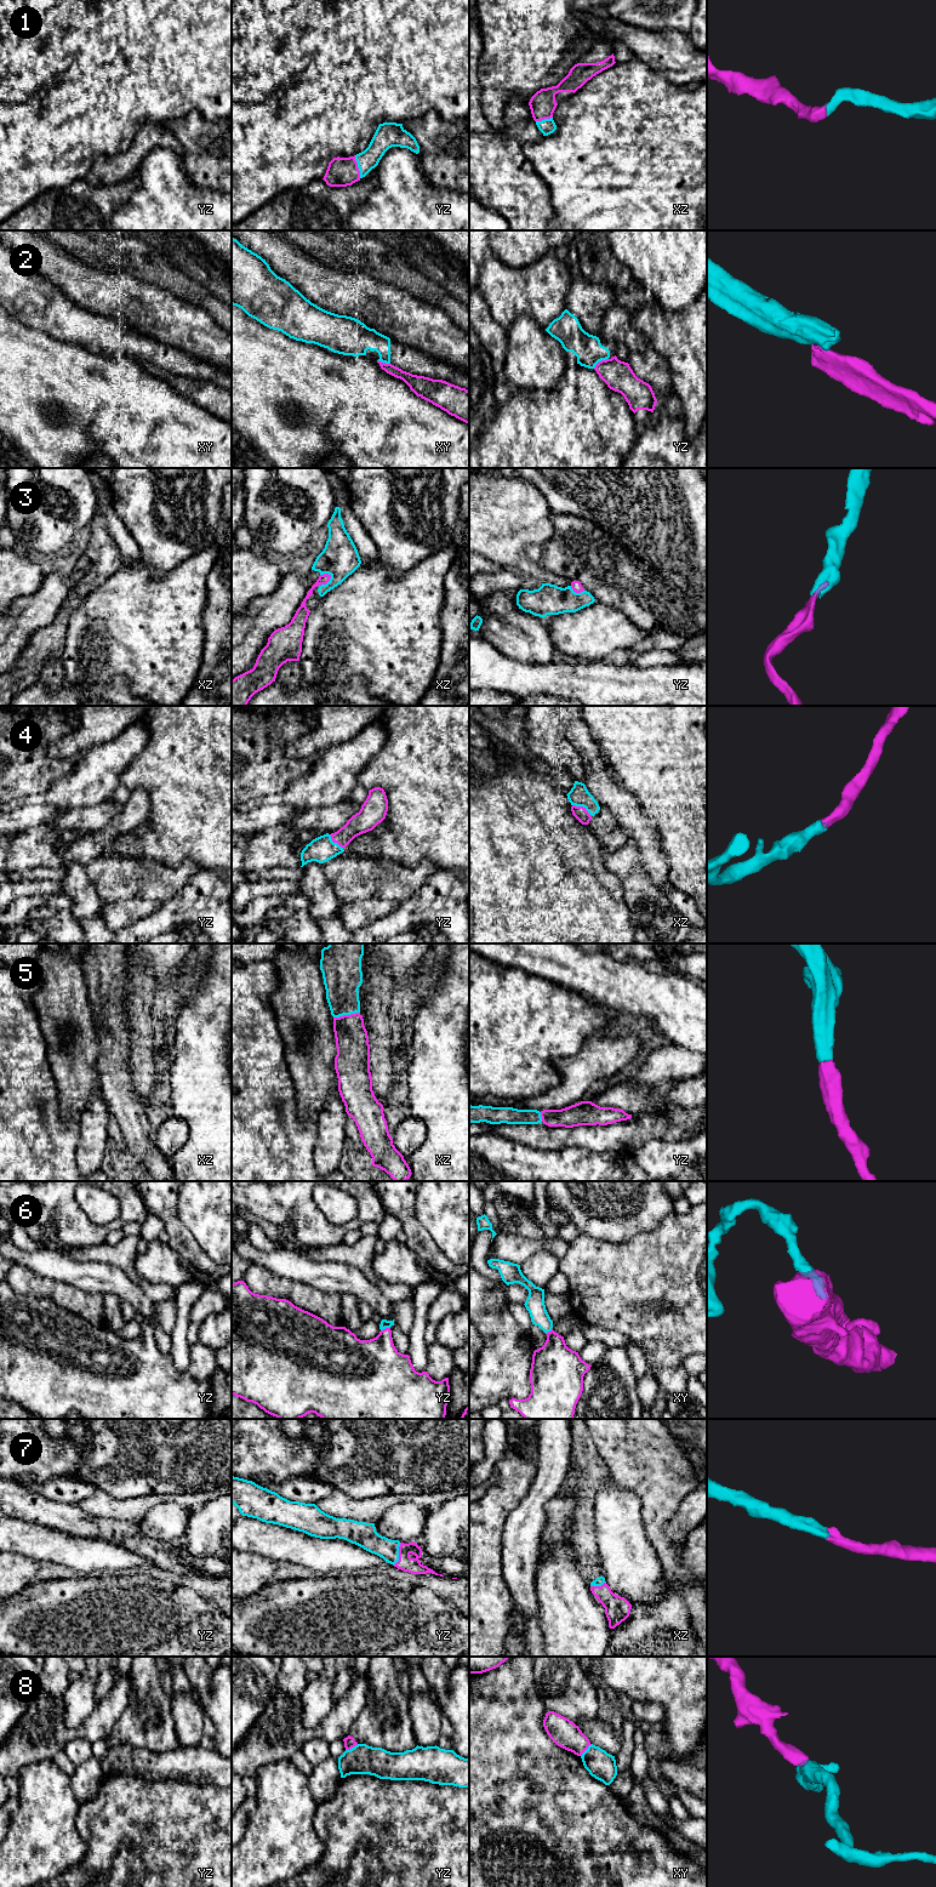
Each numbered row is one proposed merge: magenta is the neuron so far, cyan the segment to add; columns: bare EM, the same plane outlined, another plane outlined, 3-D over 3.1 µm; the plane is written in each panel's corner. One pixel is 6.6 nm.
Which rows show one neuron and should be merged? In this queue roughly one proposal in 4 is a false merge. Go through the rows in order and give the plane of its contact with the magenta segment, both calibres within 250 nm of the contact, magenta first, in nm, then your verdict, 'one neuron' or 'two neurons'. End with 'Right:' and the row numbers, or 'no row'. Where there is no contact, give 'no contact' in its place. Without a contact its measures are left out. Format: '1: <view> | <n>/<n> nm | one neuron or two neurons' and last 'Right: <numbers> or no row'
1: yz | 190/140 nm | one neuron
2: yz | 200/190 nm | two neurons
3: xz | 70/260 nm | one neuron
4: xz | 90/140 nm | one neuron
5: xz | 220/260 nm | one neuron
6: yz | 340/60 nm | one neuron
7: yz | 100/150 nm | one neuron
8: xy | 180/190 nm | two neurons
Right: 1, 3, 4, 5, 6, 7

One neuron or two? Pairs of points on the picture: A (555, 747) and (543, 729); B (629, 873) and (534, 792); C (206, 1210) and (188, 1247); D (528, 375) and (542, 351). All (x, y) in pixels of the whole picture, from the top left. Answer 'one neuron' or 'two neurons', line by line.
A: one neuron
B: two neurons
C: two neurons
D: one neuron

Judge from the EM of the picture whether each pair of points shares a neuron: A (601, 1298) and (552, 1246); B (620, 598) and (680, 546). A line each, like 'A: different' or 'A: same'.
A: different
B: different

